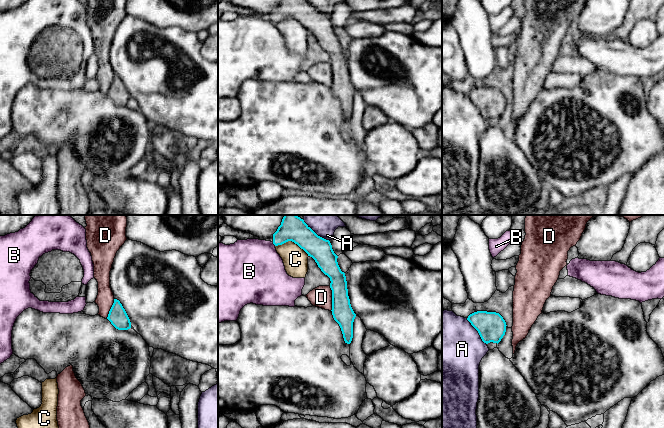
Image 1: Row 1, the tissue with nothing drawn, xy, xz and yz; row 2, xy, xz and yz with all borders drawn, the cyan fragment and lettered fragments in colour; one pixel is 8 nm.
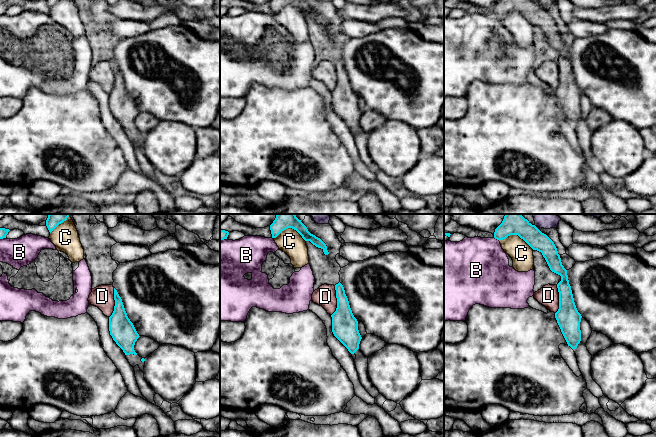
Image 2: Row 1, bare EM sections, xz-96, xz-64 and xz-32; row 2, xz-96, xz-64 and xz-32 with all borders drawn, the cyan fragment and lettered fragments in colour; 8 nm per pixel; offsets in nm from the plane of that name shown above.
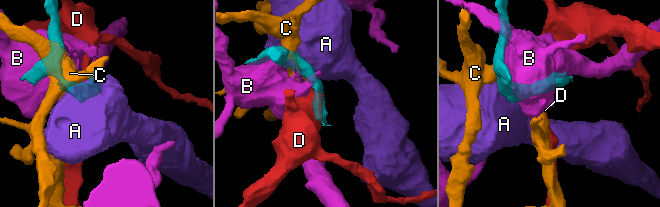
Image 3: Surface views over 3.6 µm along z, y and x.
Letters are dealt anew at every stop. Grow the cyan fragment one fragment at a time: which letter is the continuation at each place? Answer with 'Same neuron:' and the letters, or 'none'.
Same neuron: none

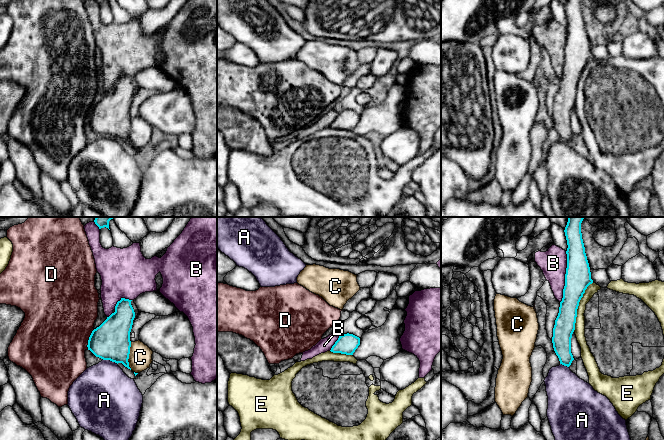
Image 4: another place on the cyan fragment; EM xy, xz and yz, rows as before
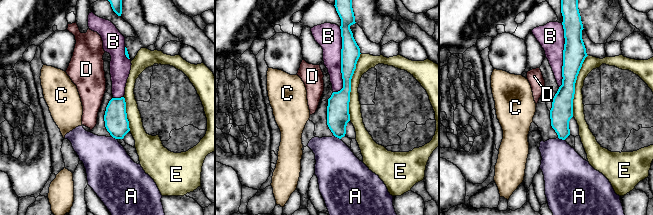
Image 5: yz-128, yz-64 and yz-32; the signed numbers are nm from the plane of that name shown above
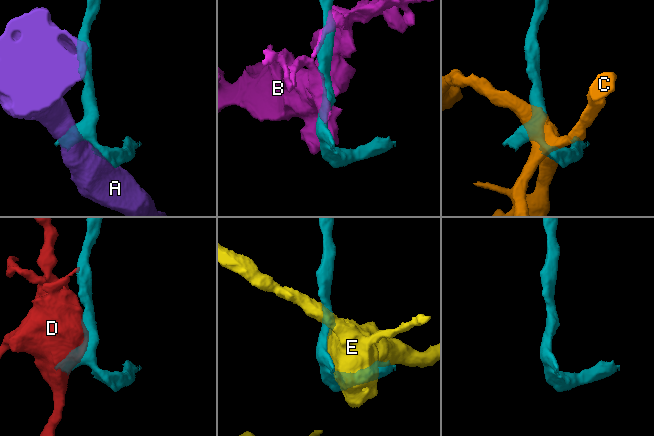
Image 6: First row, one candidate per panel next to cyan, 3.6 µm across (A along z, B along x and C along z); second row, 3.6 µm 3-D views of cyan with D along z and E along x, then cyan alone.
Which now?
Same neuron: none

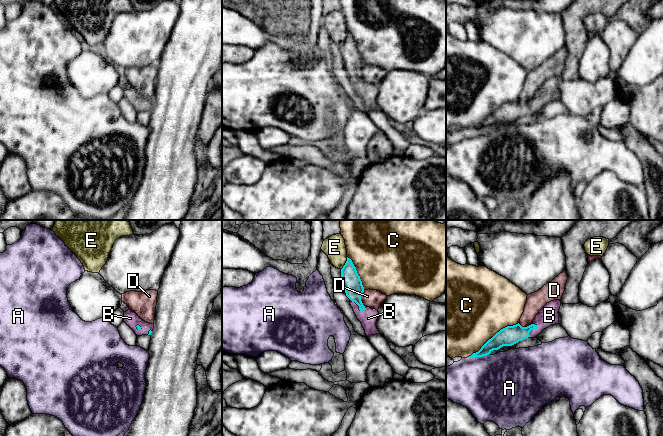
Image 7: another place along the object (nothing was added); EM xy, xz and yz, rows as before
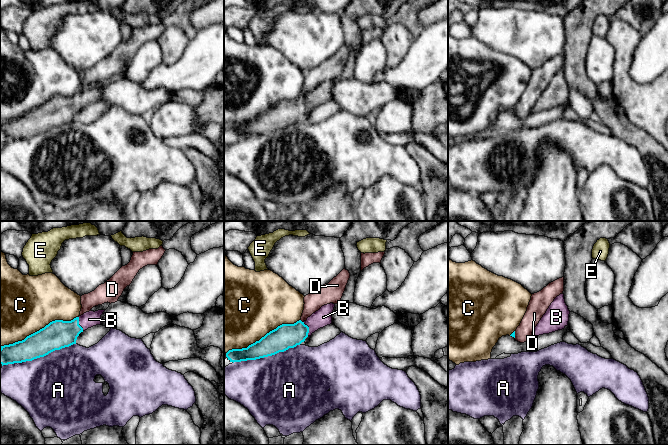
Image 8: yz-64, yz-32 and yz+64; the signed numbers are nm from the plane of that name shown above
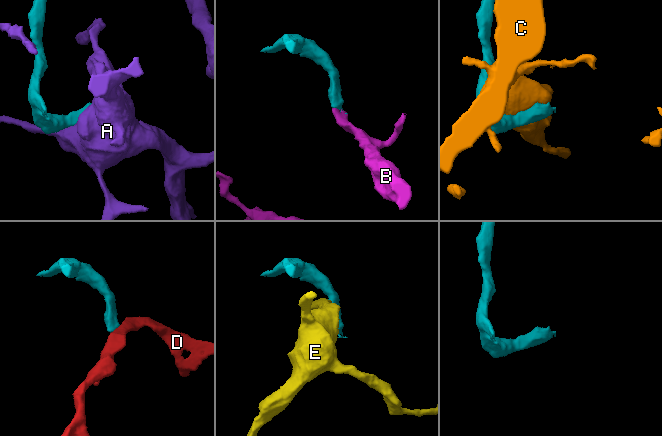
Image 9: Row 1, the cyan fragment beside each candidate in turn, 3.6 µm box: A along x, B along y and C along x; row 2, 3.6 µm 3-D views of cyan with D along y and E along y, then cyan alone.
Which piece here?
Same neuron: B

